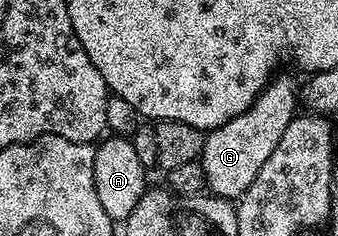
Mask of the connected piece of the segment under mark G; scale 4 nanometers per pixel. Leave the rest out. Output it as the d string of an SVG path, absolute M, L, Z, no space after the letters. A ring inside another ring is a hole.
M278 74L256 98L256 102L244 114L224 122L224 126L207 131L202 147L200 163L206 175L207 189L213 195L223 196L225 200L237 201L256 182L260 166L268 162L276 142L280 142L284 130L294 120L300 108L300 88L290 76Z

